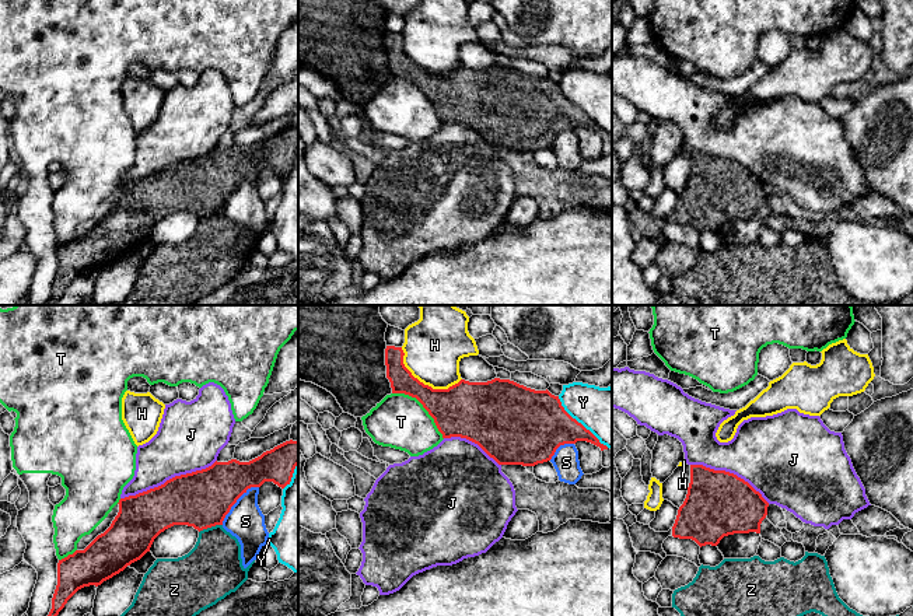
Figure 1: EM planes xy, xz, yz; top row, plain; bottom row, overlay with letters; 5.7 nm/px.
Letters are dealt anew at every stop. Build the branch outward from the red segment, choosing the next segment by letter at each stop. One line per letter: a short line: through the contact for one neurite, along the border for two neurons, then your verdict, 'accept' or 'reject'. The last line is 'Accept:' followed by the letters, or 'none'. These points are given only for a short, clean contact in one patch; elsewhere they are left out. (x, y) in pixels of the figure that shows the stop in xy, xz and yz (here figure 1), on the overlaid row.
H: reject
J: reject
S: reject
T: reject
Y: reject
Z: line xy (221, 524), (203, 528), (199, 532); reject
Accept: none

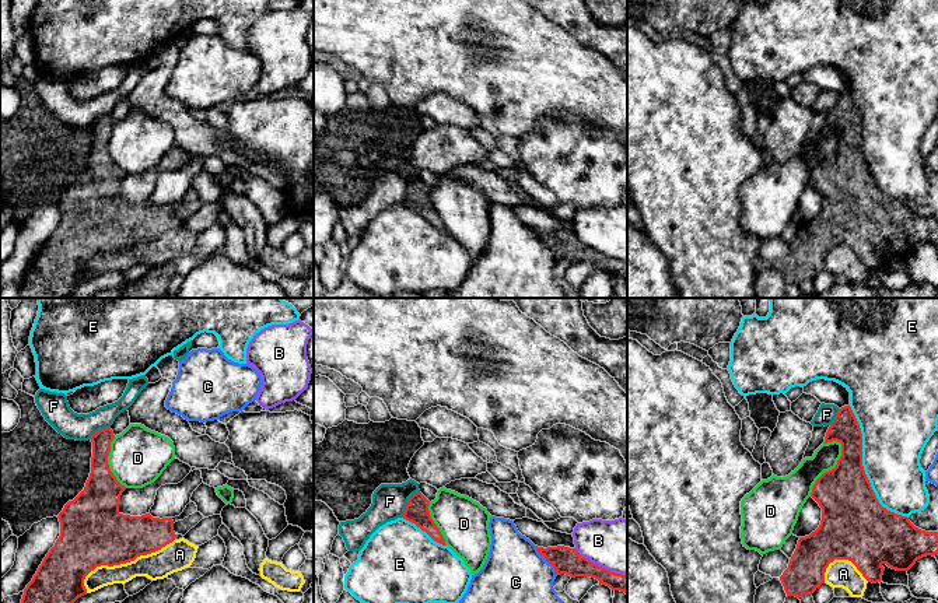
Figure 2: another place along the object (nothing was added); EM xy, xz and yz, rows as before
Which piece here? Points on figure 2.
A: reject
B: reject
C: reject
D: reject
E: reject
F: line xz (419, 490), (409, 498), (402, 516); reject
Accept: none

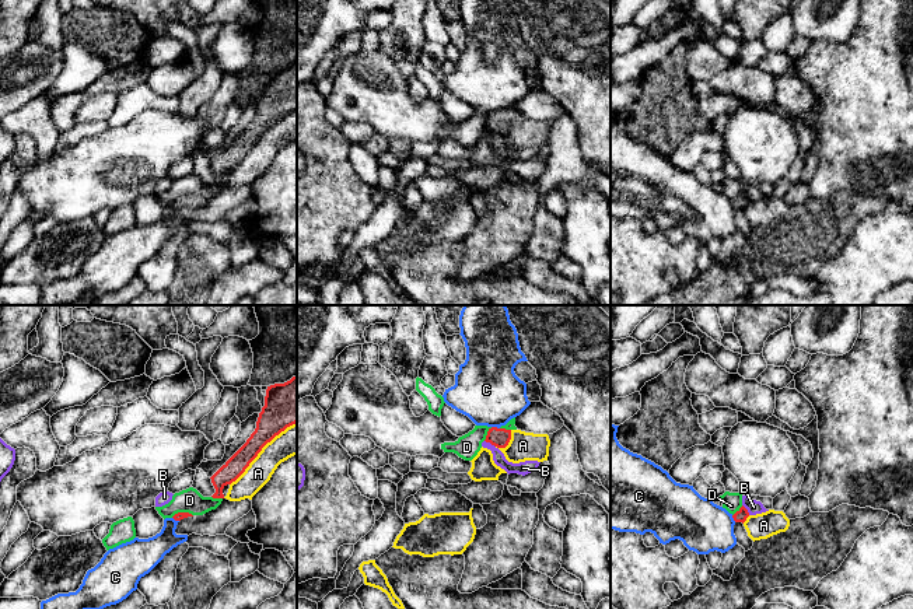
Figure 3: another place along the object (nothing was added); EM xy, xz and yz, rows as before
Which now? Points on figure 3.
A: reject
B: line xz (485, 440), (495, 447); reject
C: line xz (492, 426), (499, 429); reject
D: line xz (492, 427), (483, 440); reject
Accept: none

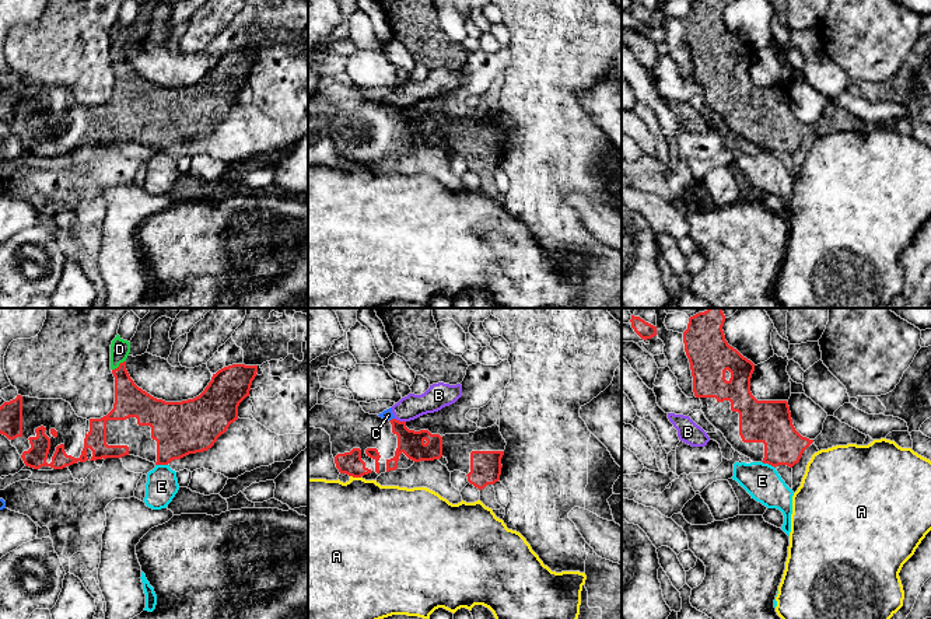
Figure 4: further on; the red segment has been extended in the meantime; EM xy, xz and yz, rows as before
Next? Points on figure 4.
A: reject
B: reject
C: line xz (394, 418), (389, 420); reject
D: line xy (130, 401), (119, 366), (119, 349); accept
E: line yz (762, 461), (774, 468); reject
Accept: D

